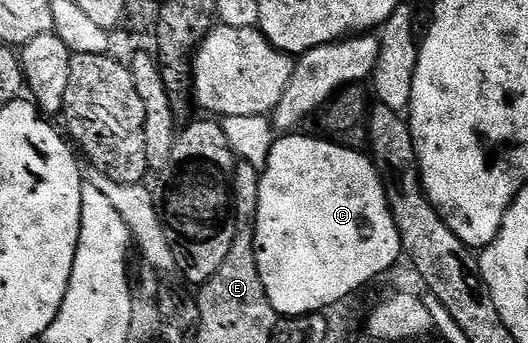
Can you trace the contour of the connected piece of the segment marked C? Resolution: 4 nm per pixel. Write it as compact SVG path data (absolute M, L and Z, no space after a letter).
M283 135L276 140L274 147L269 151L267 165L262 169L259 178L259 206L255 216L255 254L257 255L257 271L261 271L261 283L265 283L265 295L269 295L269 303L273 303L276 313L280 318L303 317L307 314L320 313L337 303L338 300L350 298L362 285L370 283L374 277L387 273L399 257L404 256L401 235L393 223L393 215L389 211L387 196L383 190L383 178L375 162L366 152L357 149L346 149L325 141L318 136L295 137L299 135Z

